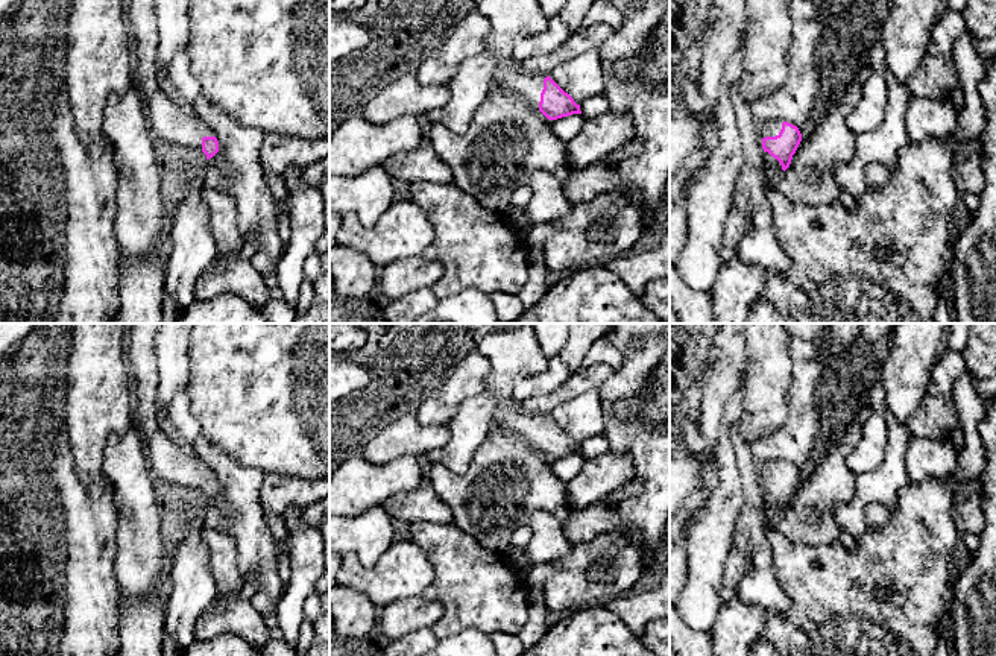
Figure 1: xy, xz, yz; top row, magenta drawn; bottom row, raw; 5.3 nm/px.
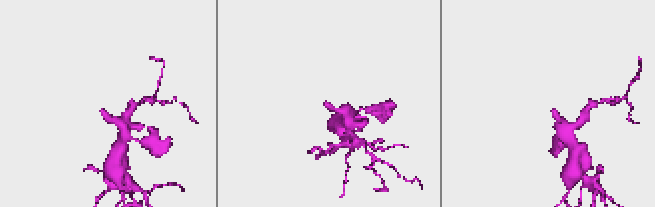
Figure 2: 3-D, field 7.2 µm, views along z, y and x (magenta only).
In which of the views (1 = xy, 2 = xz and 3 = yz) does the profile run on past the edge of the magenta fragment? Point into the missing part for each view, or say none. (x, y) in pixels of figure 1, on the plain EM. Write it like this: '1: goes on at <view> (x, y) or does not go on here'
1: goes on at xy (170, 462)
2: goes on at xz (513, 354)
3: goes on at yz (772, 468)

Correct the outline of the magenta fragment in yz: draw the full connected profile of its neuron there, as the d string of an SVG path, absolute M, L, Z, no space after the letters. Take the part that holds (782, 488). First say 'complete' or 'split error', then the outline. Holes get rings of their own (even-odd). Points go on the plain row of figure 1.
split error; M774 460L762 465L759 475L762 478L764 492L776 498L785 512L802 481L799 468L788 462Z

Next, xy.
split error; M132 323L126 360L132 375L132 396L138 402L134 425L143 437L143 448L152 475L202 490L206 500L219 492L211 468L188 446L175 443L164 431L158 408L158 357L155 340L161 323Z

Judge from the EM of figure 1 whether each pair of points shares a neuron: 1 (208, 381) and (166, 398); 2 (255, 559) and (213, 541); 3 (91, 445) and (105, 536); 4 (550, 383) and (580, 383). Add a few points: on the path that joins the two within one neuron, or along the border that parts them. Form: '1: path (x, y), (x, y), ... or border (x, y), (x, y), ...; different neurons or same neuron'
1: border (189, 350), (190, 381), (187, 386); different neurons
2: border (230, 535), (236, 544), (236, 564), (242, 573); different neurons
3: border (79, 477), (91, 494), (111, 495); different neurons
4: border (571, 375), (553, 391), (530, 397); different neurons

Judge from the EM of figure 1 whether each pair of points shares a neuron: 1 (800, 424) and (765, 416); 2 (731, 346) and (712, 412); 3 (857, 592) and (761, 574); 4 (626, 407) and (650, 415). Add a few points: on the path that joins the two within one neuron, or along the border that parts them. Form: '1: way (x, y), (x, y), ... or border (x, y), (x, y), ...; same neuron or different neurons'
1: border (791, 386), (785, 421), (772, 435), (755, 442); different neurons
2: way (721, 363), (712, 383), (712, 395); same neuron
3: border (769, 542), (775, 577), (790, 602), (785, 612); different neurons
4: way (632, 409), (644, 409); same neuron

